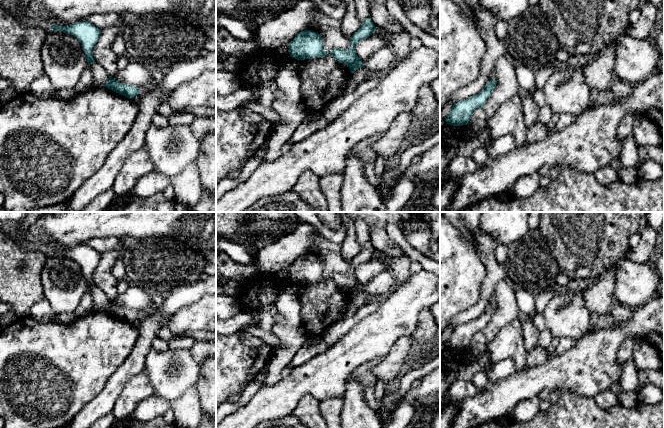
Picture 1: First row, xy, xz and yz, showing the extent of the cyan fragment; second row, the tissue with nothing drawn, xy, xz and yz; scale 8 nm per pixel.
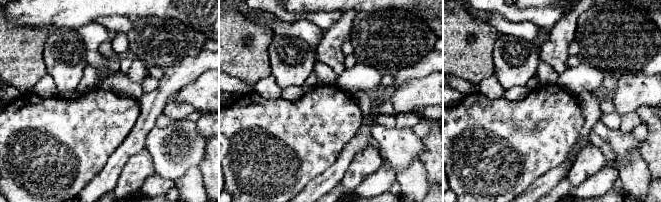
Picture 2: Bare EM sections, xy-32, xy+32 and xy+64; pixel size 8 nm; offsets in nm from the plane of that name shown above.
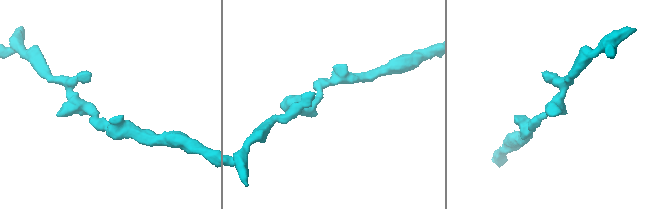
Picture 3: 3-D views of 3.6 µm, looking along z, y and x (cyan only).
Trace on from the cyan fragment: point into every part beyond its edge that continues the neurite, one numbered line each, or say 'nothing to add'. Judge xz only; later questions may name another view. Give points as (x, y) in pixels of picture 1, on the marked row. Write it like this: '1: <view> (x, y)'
nothing to add

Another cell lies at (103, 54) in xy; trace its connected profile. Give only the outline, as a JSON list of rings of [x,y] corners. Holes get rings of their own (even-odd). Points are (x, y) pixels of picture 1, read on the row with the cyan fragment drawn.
[[[119,25],[102,29],[100,37],[93,47],[93,58],[95,62],[100,64],[109,76],[115,76],[118,72],[118,56],[113,52],[112,44],[116,36],[121,32]]]

